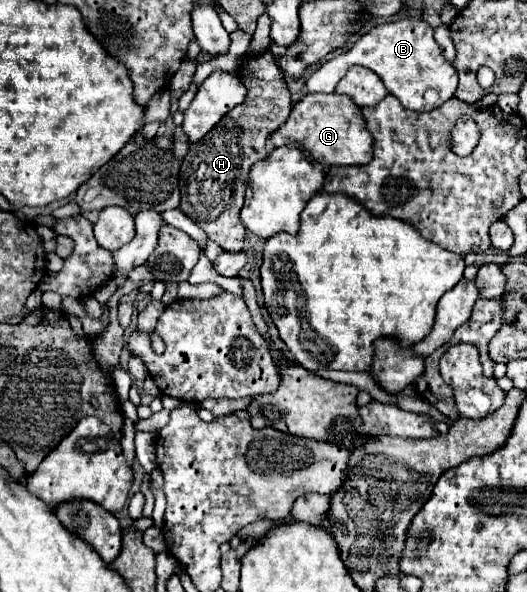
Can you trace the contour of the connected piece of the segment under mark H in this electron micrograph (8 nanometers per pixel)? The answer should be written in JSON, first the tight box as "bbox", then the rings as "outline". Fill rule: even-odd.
{"bbox":[180,52,292,252],"outline":[[[272,52],[246,58],[240,72],[242,82],[248,86],[244,104],[226,114],[222,122],[218,122],[218,126],[206,134],[206,138],[190,144],[184,164],[180,166],[180,210],[194,220],[224,252],[242,252],[246,228],[240,220],[240,210],[244,204],[248,172],[254,162],[266,158],[266,138],[278,126],[282,126],[282,122],[286,122],[292,110],[286,82]]]}

